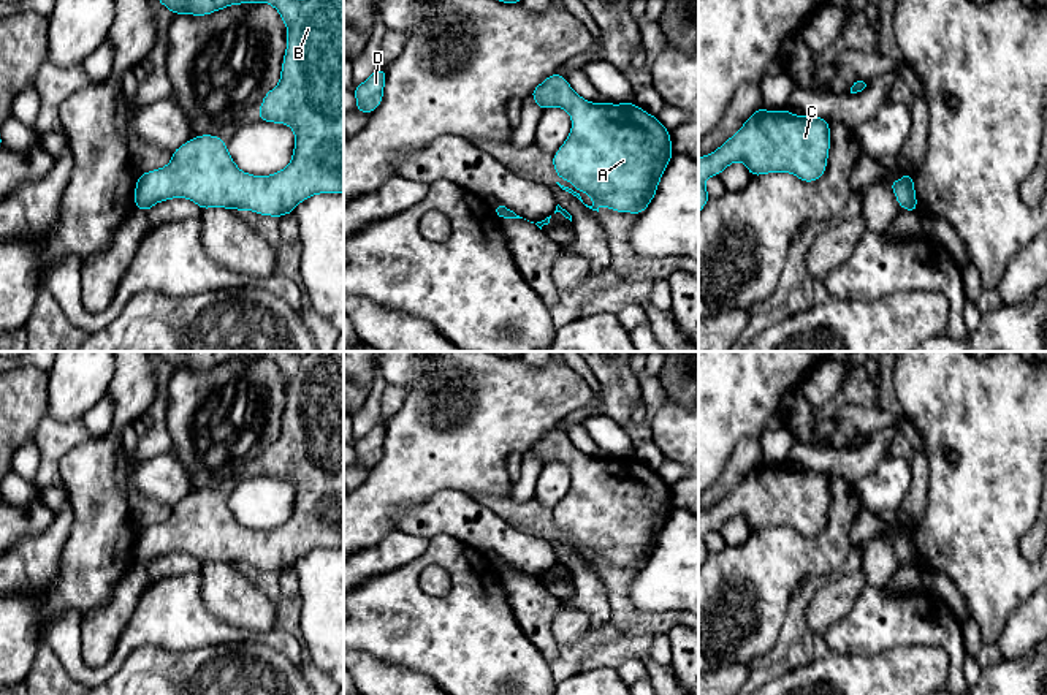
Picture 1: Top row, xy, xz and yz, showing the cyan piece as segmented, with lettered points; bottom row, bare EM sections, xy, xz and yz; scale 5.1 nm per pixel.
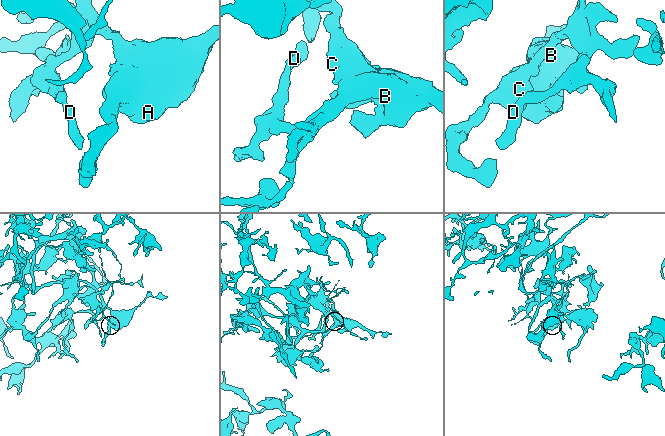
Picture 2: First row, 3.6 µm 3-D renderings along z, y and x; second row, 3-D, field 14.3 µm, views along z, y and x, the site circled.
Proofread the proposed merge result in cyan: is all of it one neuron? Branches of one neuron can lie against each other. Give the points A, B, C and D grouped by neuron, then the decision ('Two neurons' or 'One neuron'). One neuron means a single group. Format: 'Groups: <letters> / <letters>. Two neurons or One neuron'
Groups: A B C D. One neuron

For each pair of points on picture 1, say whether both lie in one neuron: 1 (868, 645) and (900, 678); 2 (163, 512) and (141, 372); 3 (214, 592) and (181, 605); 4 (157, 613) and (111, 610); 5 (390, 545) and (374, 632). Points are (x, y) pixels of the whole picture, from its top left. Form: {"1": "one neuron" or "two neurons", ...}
{"1": "two neurons", "2": "two neurons", "3": "two neurons", "4": "two neurons", "5": "two neurons"}

